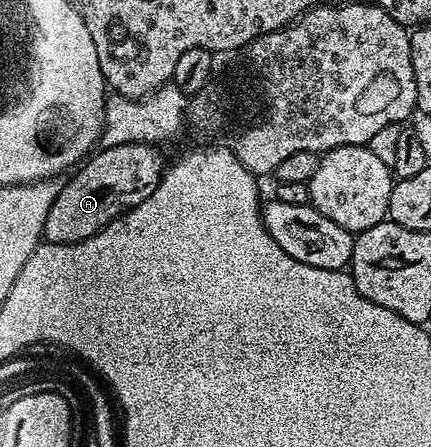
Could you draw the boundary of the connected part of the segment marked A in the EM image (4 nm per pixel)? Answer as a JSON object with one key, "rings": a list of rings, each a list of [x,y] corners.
{"rings":[[[126,140],[118,146],[98,149],[92,156],[86,157],[72,171],[73,179],[69,183],[66,181],[62,185],[59,196],[55,196],[55,204],[51,204],[51,212],[47,212],[44,241],[55,244],[82,242],[90,238],[92,234],[99,233],[104,226],[111,224],[131,208],[143,204],[143,200],[147,200],[147,196],[151,196],[151,192],[155,192],[155,188],[161,183],[163,165],[161,166],[161,154],[156,150],[157,148],[156,145],[144,140]]]}

